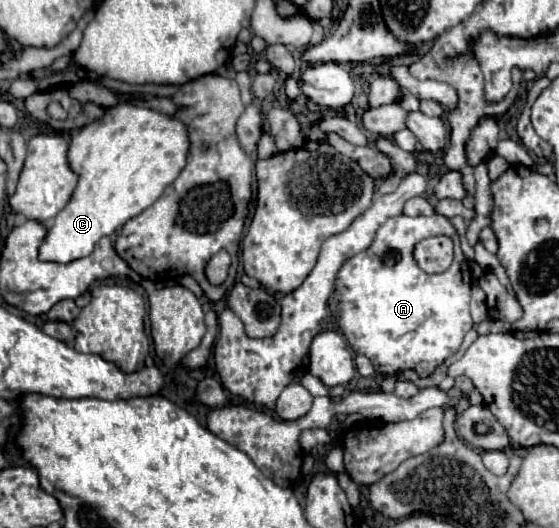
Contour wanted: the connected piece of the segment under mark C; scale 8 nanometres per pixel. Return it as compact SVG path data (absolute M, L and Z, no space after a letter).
M118 103L114 107L108 107L100 119L82 127L70 141L68 159L72 169L80 173L80 181L76 193L72 195L72 201L54 217L50 233L44 239L44 245L40 247L40 259L68 263L92 253L100 237L116 233L124 225L124 221L148 209L166 189L166 185L170 185L180 175L186 165L188 147L188 129L176 117L134 103Z

